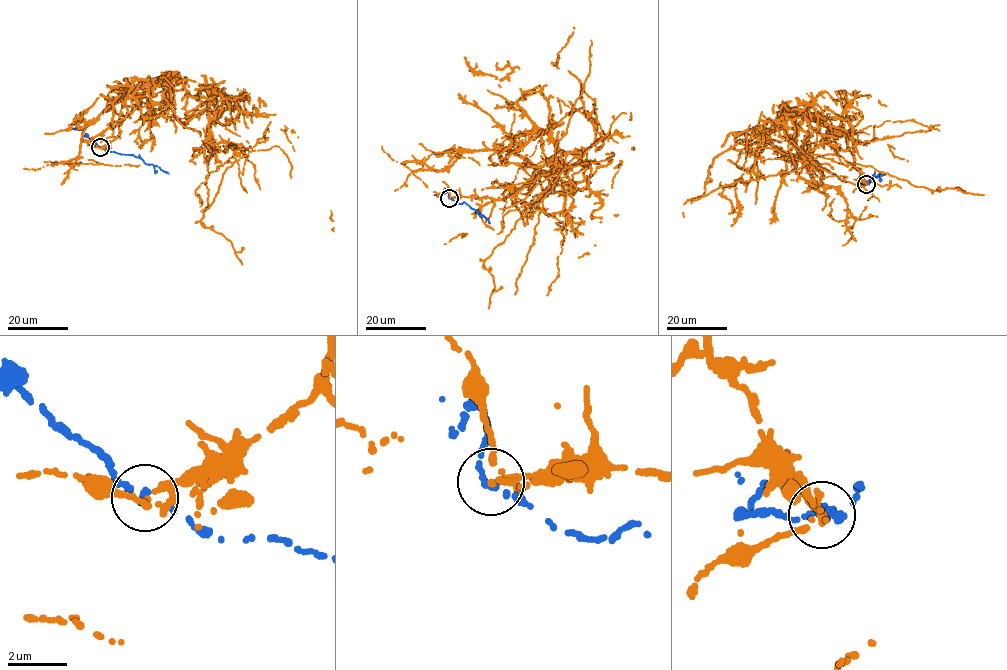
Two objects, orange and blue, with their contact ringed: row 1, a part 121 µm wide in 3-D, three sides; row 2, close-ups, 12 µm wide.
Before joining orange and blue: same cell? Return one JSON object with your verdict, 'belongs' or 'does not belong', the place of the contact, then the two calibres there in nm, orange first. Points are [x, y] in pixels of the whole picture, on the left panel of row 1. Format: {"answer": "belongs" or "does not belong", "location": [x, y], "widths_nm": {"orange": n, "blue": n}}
{"answer": "does not belong", "location": [100, 147], "widths_nm": {"orange": 140, "blue": 280}}

